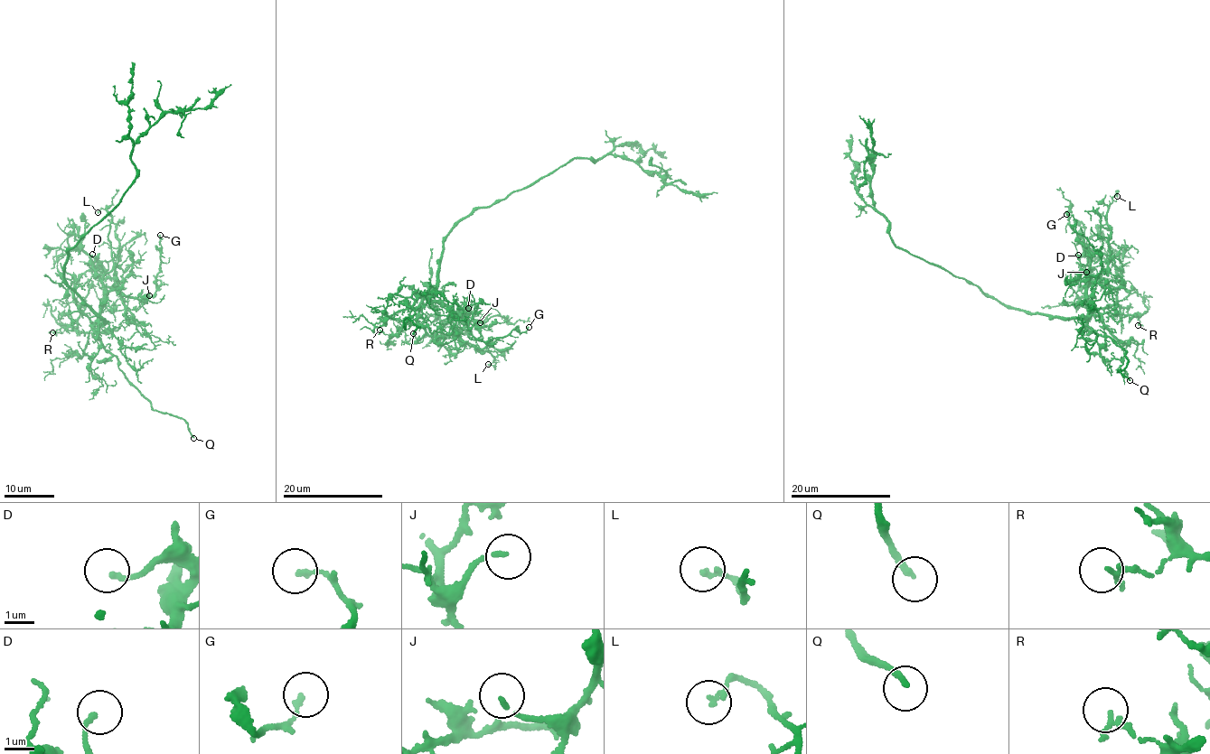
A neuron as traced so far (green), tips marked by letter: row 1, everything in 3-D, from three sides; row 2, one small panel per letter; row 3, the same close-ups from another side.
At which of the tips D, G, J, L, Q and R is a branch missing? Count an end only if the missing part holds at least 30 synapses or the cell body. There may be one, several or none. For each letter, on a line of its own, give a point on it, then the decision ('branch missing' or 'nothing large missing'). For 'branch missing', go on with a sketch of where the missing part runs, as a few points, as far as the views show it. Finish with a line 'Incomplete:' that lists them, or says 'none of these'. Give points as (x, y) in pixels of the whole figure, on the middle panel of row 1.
D: place (468, 308); nothing large missing
G: place (529, 327); nothing large missing
J: place (480, 322); branch missing; course (480, 322), (501, 326), (502, 322), (493, 317), (491, 322)
L: place (488, 364); nothing large missing
Q: place (413, 333); branch missing; course (413, 333), (417, 332), (404, 315), (373, 303), (361, 292), (373, 285), (356, 282)
R: place (379, 330); nothing large missing
Incomplete: J, Q

